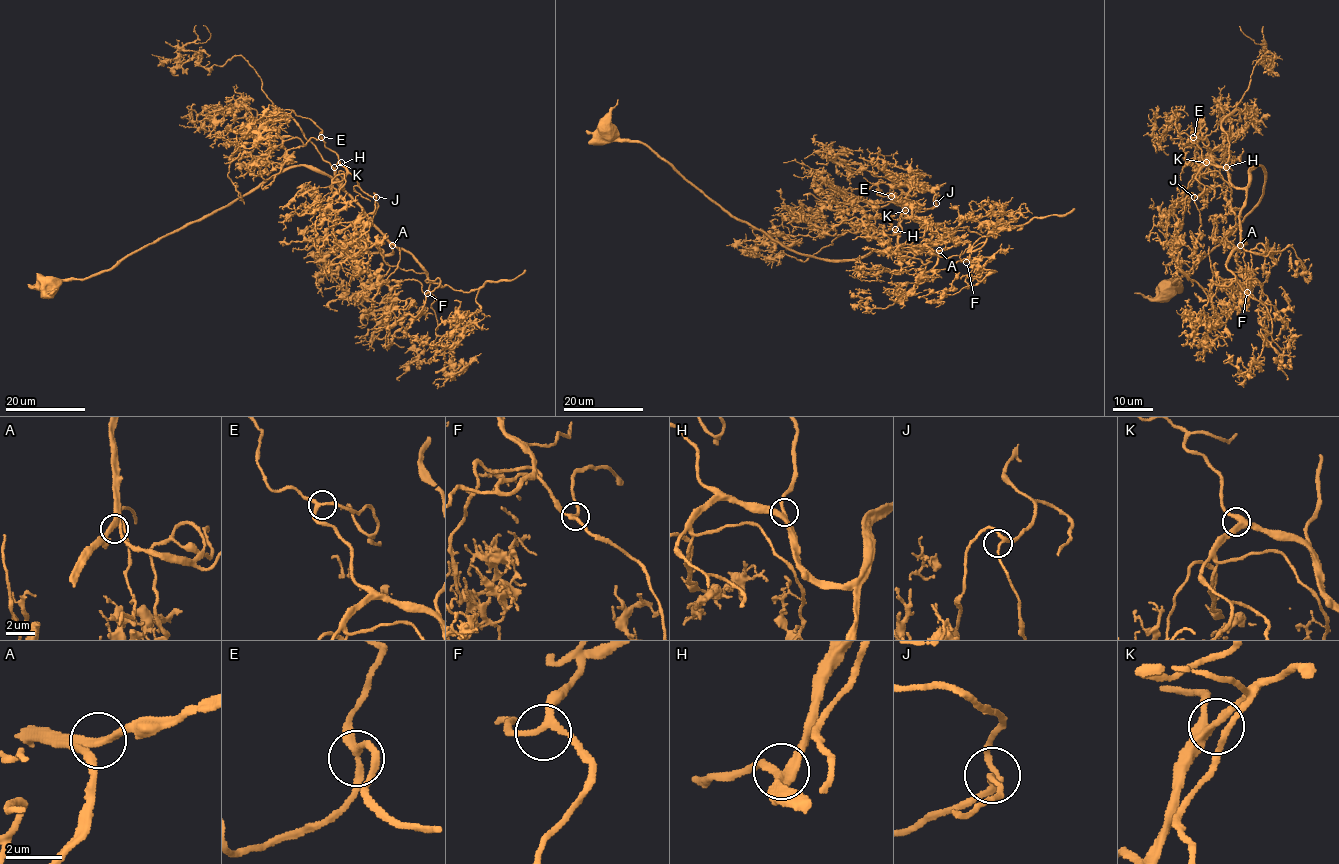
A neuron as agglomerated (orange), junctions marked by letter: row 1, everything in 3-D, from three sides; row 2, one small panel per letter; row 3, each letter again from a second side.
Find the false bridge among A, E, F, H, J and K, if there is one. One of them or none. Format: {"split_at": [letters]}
{"split_at": []}

